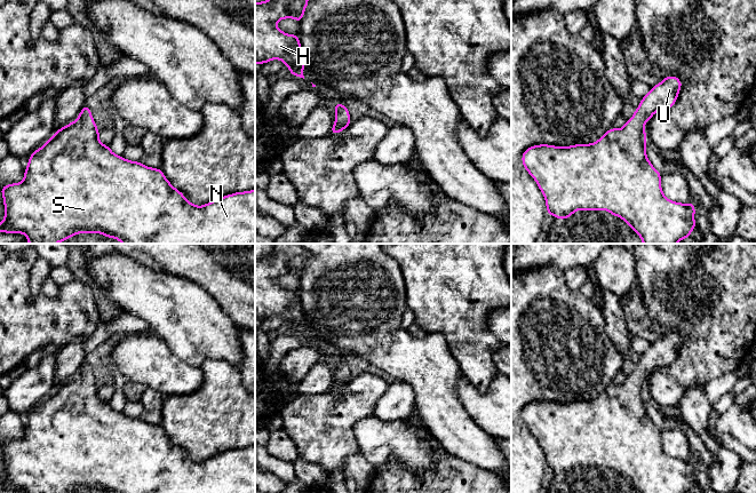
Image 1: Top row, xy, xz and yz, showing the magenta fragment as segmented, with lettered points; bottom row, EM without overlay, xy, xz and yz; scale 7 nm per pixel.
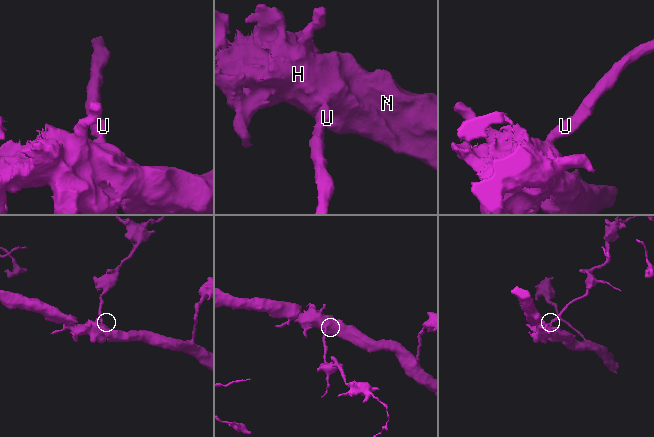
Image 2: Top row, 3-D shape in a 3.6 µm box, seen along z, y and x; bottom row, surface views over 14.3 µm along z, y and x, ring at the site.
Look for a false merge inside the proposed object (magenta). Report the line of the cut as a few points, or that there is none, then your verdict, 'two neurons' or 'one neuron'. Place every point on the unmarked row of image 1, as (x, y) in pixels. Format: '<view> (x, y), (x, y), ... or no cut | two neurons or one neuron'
no cut | one neuron

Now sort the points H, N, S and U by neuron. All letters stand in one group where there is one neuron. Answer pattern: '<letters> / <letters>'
H N S U

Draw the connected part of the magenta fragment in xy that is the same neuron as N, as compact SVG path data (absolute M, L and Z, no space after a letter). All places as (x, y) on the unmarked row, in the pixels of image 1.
M87 360L82 363L74 377L57 385L43 403L31 409L24 427L24 436L21 439L7 440L0 444L0 447L5 461L5 475L0 479L0 488L11 491L24 490L26 493L74 493L77 490L102 490L104 493L255 493L255 446L218 453L202 462L189 459L185 452L170 440L160 424L151 424L140 418L127 416L122 412L114 411L109 401L102 400L100 385Z

